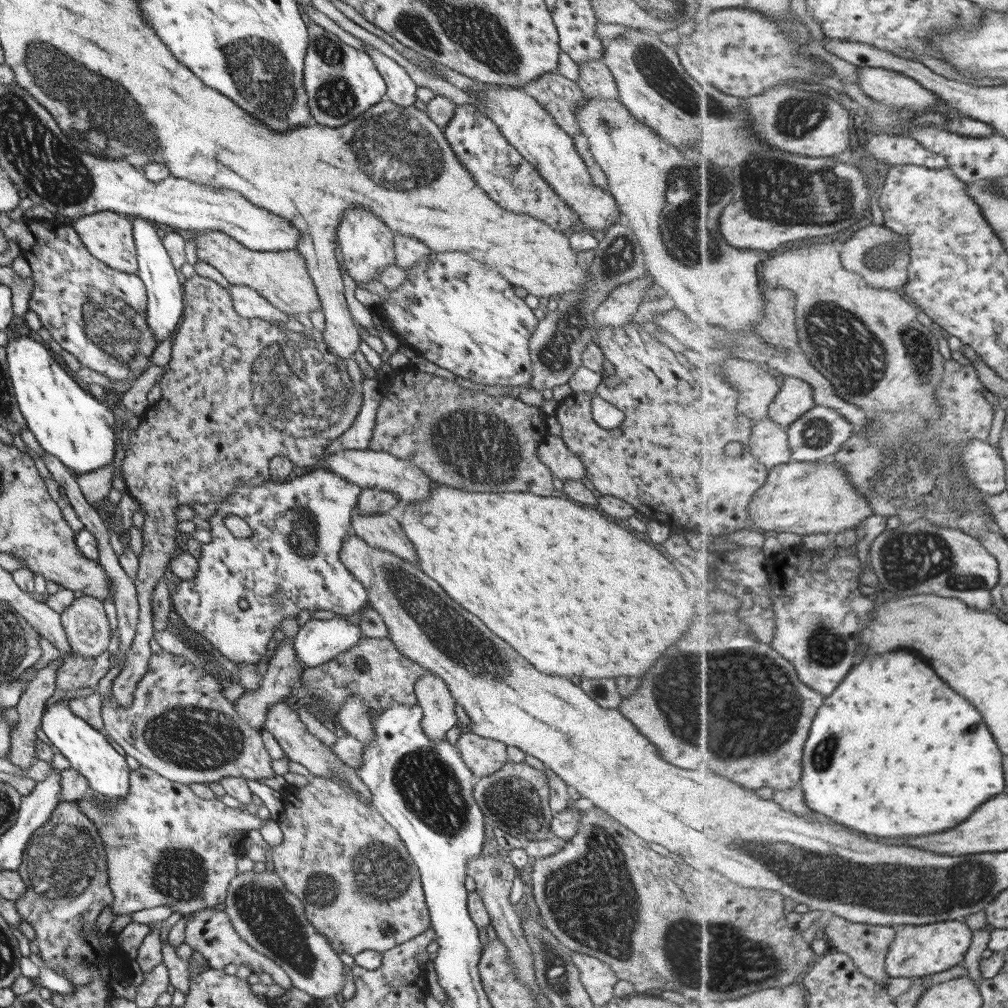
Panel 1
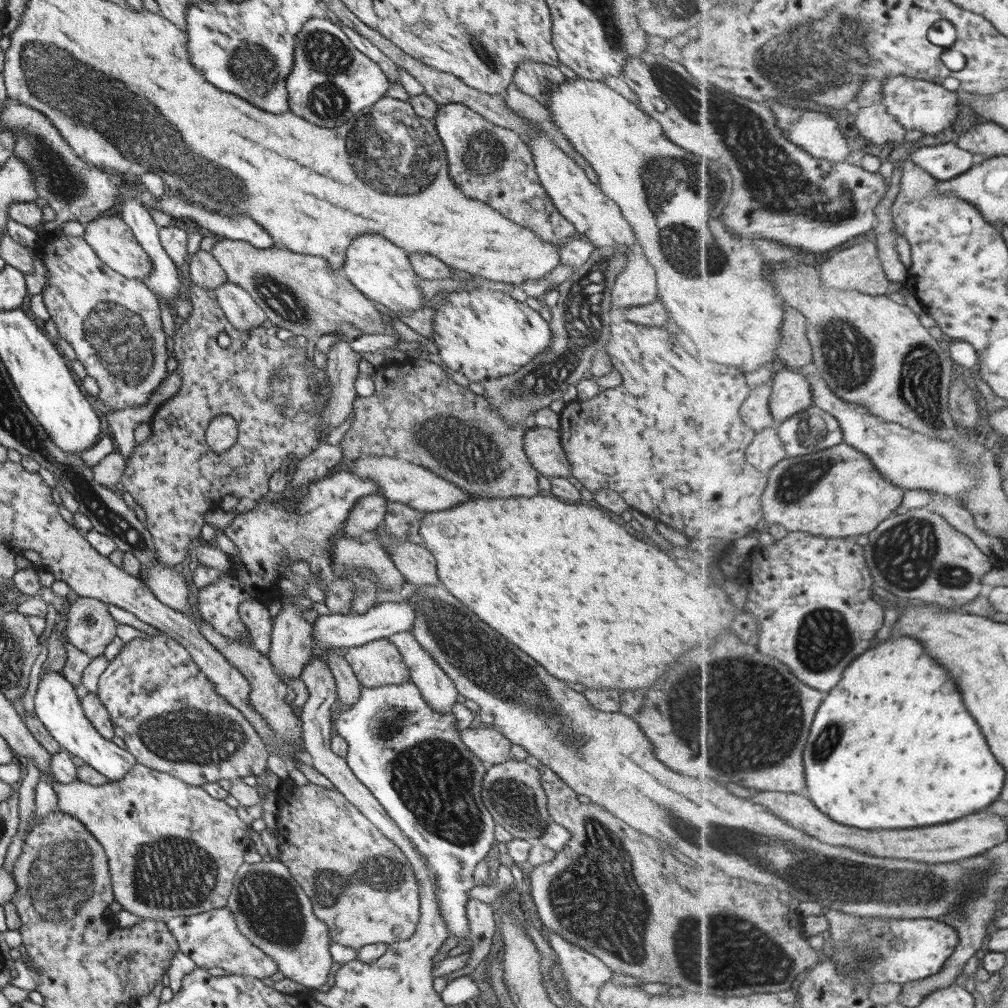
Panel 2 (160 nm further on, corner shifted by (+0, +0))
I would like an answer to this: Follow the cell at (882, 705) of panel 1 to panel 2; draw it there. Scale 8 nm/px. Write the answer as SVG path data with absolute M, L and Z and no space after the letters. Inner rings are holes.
M901 636L867 650L863 656L859 656L859 660L855 660L855 664L851 664L851 668L847 668L847 672L843 672L843 680L839 682L839 688L835 688L835 692L829 692L829 696L823 702L823 708L819 708L819 716L815 716L815 724L805 752L805 764L807 764L806 794L815 807L839 824L853 828L867 828L867 830L933 826L933 824L945 824L945 822L975 814L999 800L1007 776L1006 768L997 762L997 758L989 750L989 744L977 720L969 714L955 680L933 656L929 656L929 652L919 640L909 636Z

